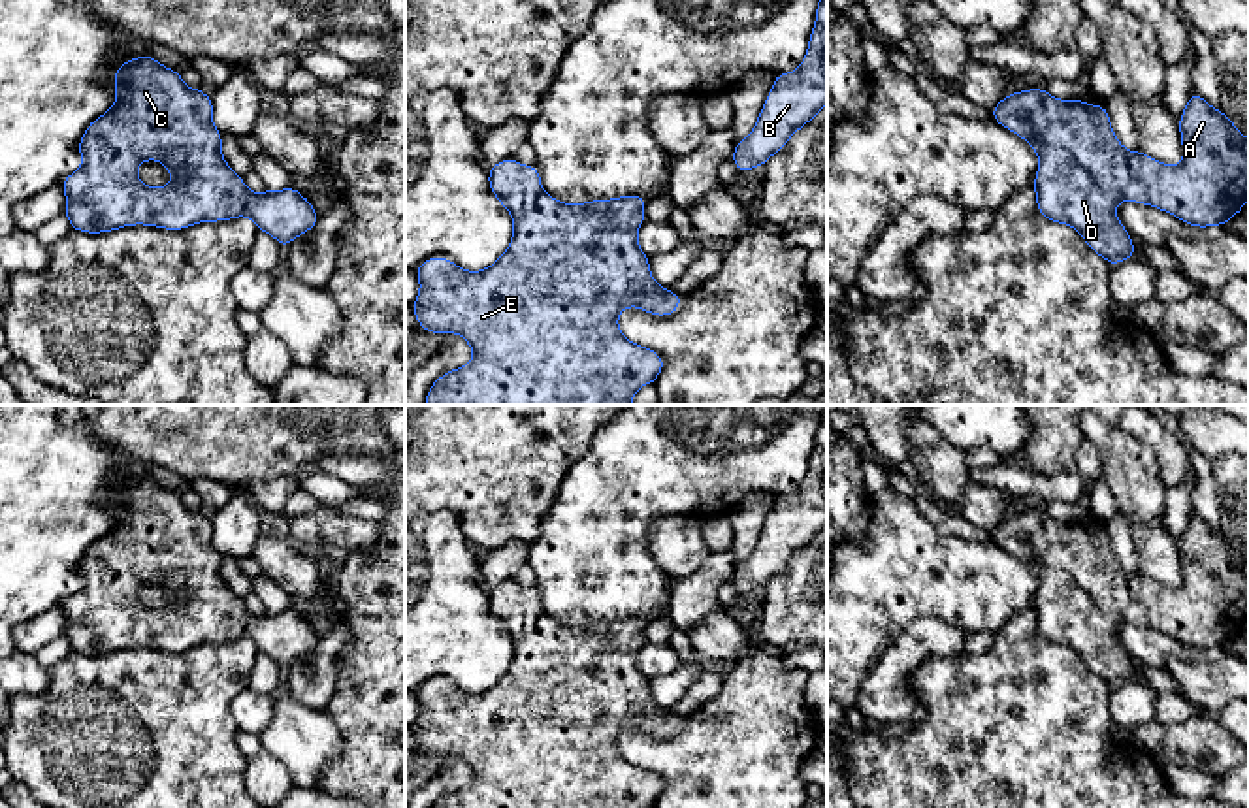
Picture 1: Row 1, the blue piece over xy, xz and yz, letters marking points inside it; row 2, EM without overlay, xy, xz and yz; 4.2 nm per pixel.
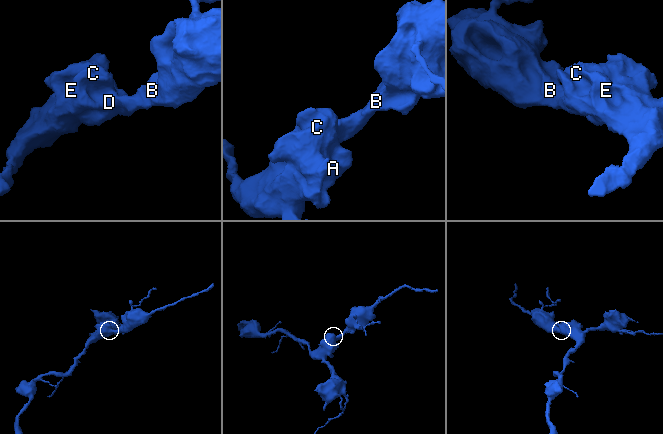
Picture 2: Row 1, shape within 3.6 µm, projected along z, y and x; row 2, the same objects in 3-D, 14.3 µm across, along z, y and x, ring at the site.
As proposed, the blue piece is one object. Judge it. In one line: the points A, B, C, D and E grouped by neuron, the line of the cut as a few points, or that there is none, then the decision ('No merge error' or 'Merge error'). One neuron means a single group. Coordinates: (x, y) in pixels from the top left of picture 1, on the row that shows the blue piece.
Groups: A B C D E. No split. No merge error

